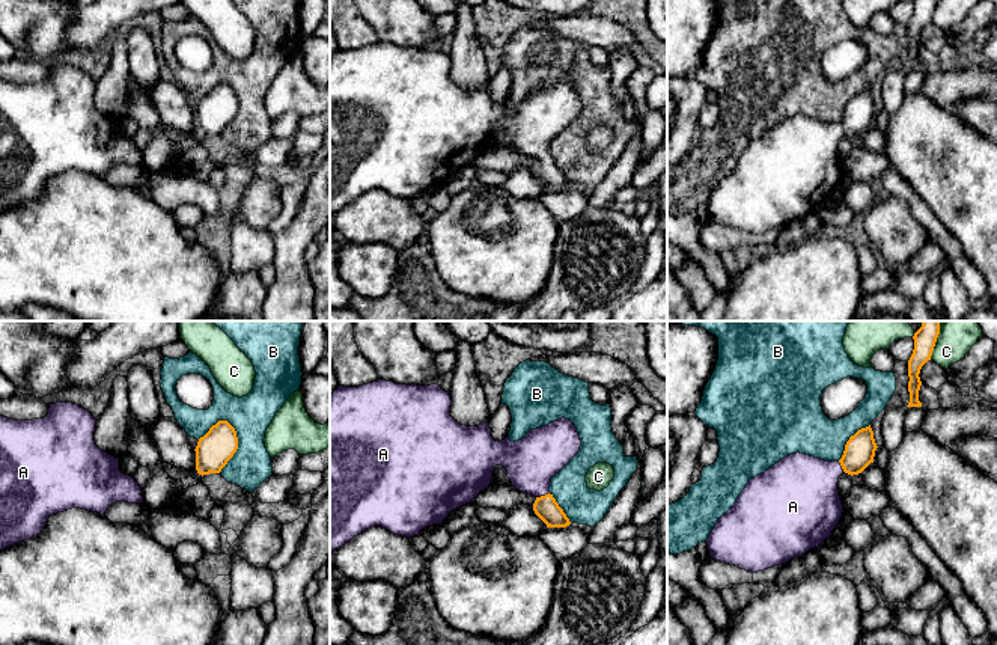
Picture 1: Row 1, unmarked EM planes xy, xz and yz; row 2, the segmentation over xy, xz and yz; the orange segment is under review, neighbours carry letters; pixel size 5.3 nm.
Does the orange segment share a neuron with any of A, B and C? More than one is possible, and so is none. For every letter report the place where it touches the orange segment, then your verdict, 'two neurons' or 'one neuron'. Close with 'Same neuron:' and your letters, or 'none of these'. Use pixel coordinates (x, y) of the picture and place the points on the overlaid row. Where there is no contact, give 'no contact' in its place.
A: meets orange in xz at (542, 496); one neuron
B: meets orange in xy at (237, 446); two neurons
C: meets orange in yz at (936, 341); two neurons
Same neuron: A

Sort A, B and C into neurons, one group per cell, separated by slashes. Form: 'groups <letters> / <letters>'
groups A / B / C

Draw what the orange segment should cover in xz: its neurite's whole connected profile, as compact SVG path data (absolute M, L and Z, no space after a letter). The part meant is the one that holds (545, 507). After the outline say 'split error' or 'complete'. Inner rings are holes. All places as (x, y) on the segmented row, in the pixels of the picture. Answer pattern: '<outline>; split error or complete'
M377 380L358 387L339 386L330 396L330 555L373 526L395 535L411 538L422 529L441 524L450 511L473 502L489 487L492 470L503 466L512 485L536 497L535 514L547 527L566 527L569 518L550 493L551 478L580 451L581 440L569 419L557 419L545 426L530 429L518 442L508 437L495 442L489 423L465 426L450 416L452 399L438 384L407 386Z; split error

